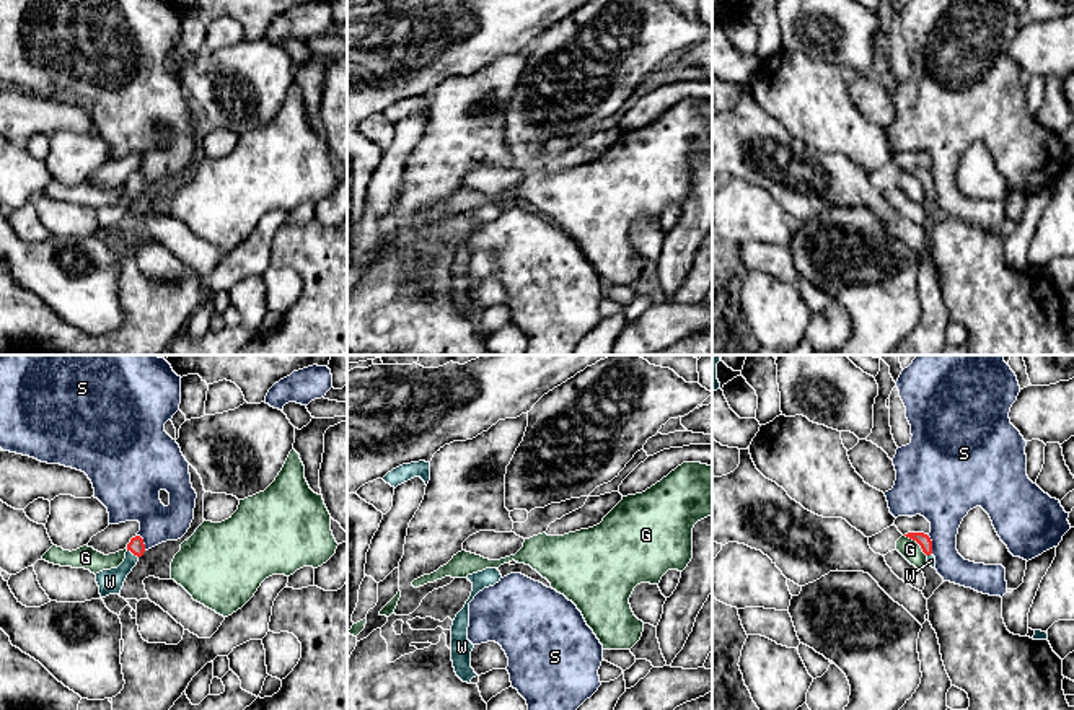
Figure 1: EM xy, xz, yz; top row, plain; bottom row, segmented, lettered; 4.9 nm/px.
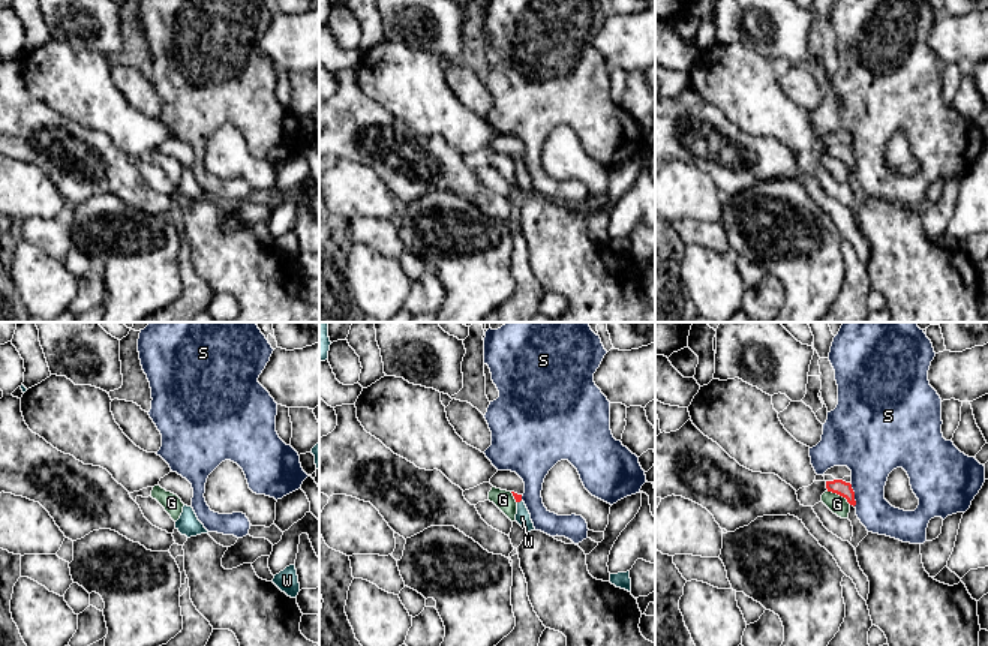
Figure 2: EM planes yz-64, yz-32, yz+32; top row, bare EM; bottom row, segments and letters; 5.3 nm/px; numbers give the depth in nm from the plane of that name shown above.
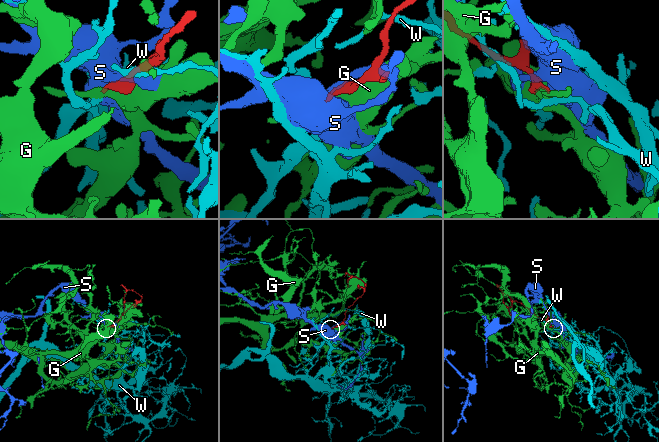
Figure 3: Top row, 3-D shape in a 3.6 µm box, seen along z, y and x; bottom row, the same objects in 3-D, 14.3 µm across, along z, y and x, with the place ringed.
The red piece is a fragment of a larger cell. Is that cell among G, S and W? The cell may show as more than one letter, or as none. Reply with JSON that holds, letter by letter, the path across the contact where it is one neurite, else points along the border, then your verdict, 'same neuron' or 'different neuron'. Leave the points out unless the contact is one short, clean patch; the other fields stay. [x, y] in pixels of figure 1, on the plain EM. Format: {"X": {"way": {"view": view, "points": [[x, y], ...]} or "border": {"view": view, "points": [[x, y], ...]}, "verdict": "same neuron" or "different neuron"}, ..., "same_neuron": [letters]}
{"G": {"verdict": "different neuron"}, "S": {"verdict": "different neuron"}, "W": {"way": {"view": "xy", "points": [[136, 181], [132, 188], [131, 196], [110, 217]]}, "verdict": "same neuron"}, "same_neuron": ["W"]}

